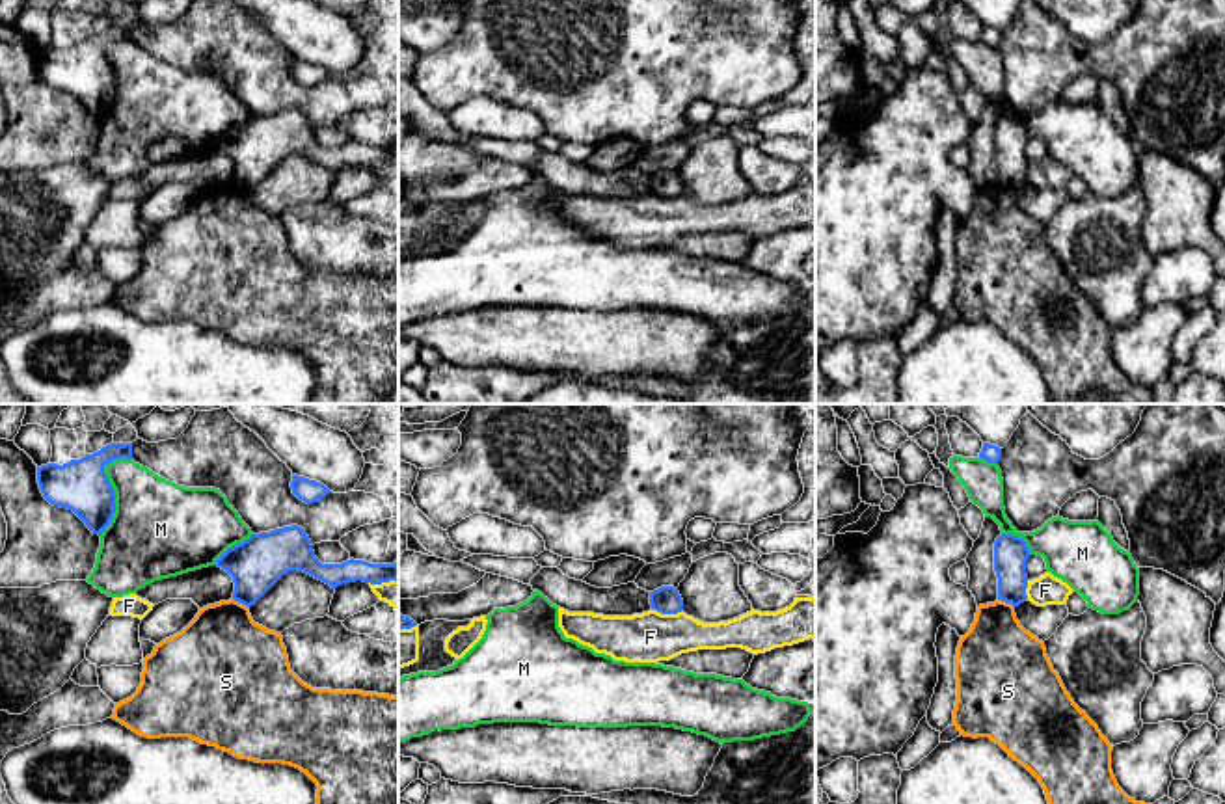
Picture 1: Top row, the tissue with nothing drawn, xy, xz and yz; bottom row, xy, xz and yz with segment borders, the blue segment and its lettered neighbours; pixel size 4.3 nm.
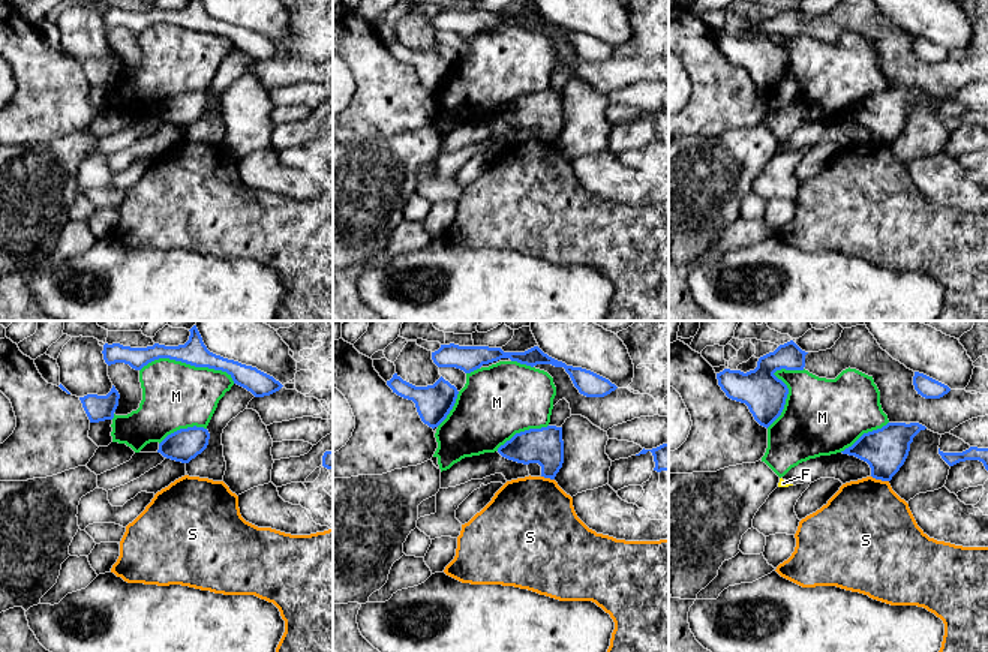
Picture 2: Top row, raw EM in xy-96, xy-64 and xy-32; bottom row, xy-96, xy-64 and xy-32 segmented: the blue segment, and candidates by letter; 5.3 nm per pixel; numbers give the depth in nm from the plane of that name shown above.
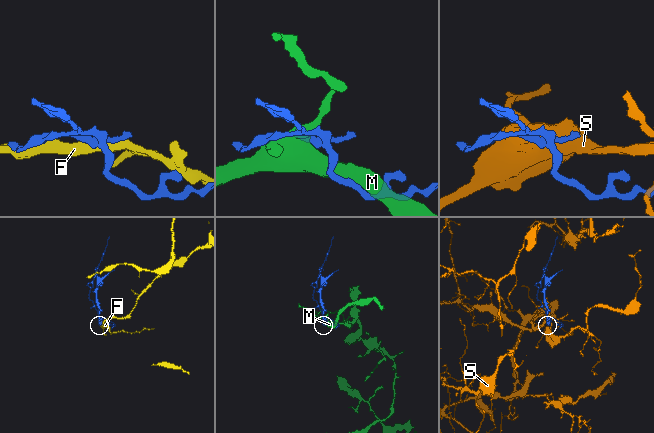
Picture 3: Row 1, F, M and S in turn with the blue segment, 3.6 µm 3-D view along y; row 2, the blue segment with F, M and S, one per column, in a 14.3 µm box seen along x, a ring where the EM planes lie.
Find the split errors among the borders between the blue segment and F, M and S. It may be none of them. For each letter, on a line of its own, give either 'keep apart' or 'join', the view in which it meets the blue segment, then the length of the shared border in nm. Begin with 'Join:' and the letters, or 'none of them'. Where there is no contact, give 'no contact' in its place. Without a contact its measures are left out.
Join: none of them
F: keep apart; contact in xz; length 120 nm
M: keep apart; contact in xy; length 360 nm
S: keep apart; contact in xy; length 80 nm

